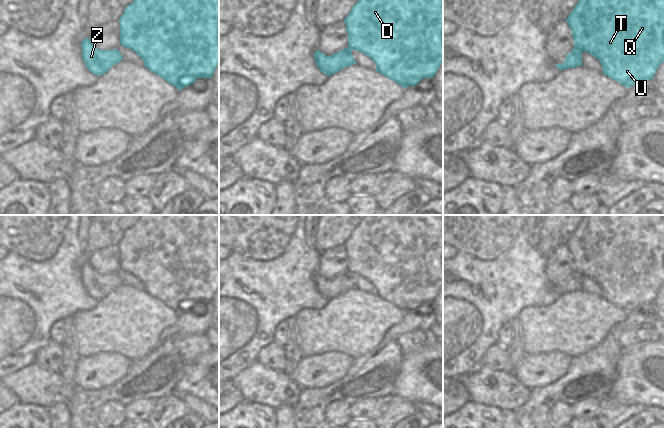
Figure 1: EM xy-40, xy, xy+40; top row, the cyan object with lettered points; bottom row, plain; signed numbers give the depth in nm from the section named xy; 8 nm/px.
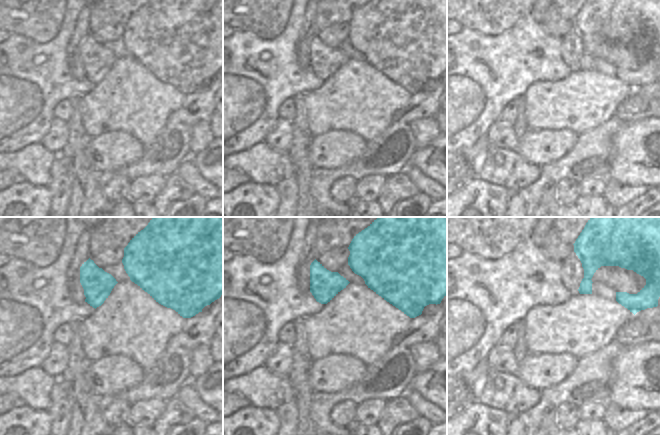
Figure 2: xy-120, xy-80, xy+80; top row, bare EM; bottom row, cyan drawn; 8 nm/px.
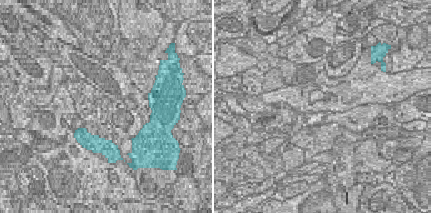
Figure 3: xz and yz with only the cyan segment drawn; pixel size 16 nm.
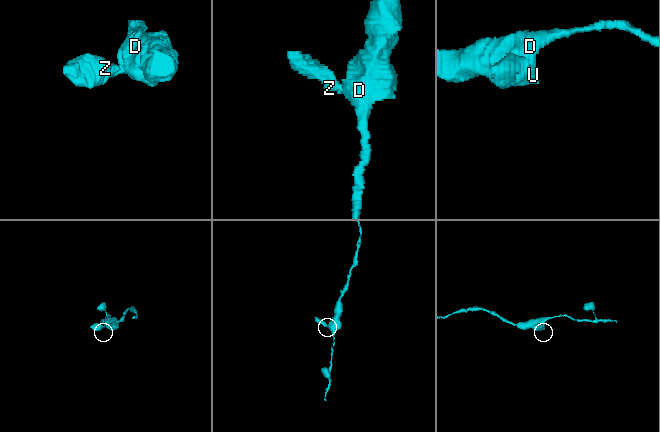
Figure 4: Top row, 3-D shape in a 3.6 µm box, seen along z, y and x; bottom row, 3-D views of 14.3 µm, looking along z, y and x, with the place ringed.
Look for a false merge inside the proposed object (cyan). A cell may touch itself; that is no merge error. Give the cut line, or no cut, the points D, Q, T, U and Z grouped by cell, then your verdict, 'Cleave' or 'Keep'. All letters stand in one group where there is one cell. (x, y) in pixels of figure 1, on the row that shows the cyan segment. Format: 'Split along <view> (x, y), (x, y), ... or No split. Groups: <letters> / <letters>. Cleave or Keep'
Split along xy+40 (574, 47), (582, 51). Groups: D Q T U / Z. Cleave

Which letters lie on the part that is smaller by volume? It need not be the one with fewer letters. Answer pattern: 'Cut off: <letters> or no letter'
Cut off: Z

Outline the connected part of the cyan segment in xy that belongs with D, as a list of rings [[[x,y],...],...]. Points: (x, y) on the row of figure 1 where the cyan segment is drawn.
[[[358,0],[344,19],[344,23],[348,33],[348,48],[357,50],[371,58],[376,65],[377,72],[393,80],[403,88],[413,87],[423,78],[433,78],[443,63],[443,0]]]

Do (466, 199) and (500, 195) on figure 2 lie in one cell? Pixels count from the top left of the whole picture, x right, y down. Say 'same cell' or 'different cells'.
same cell

